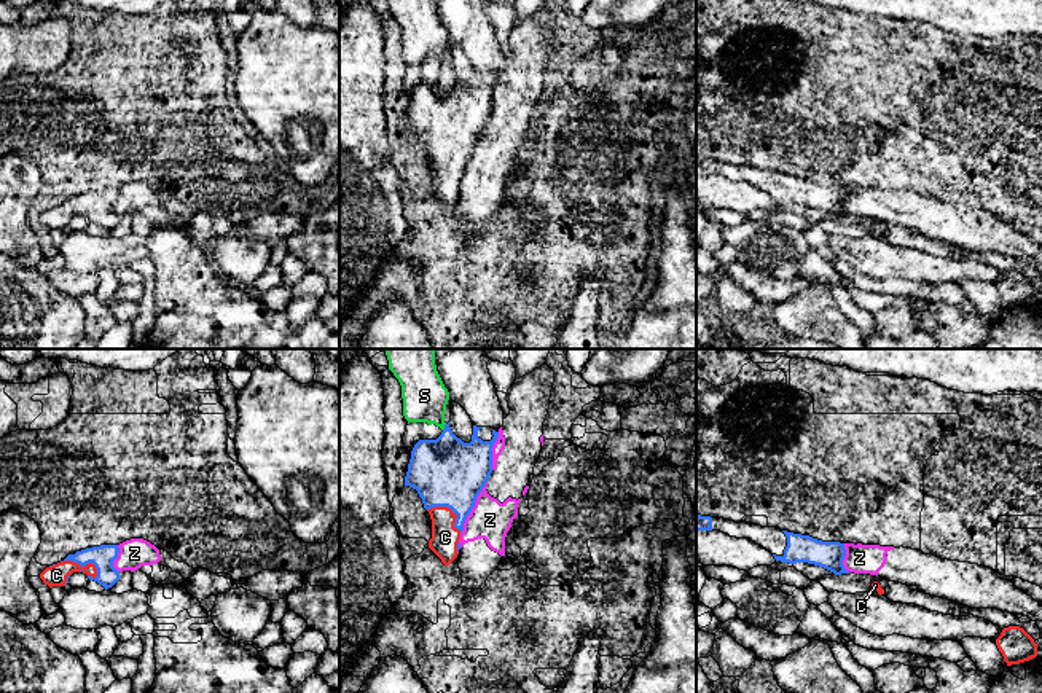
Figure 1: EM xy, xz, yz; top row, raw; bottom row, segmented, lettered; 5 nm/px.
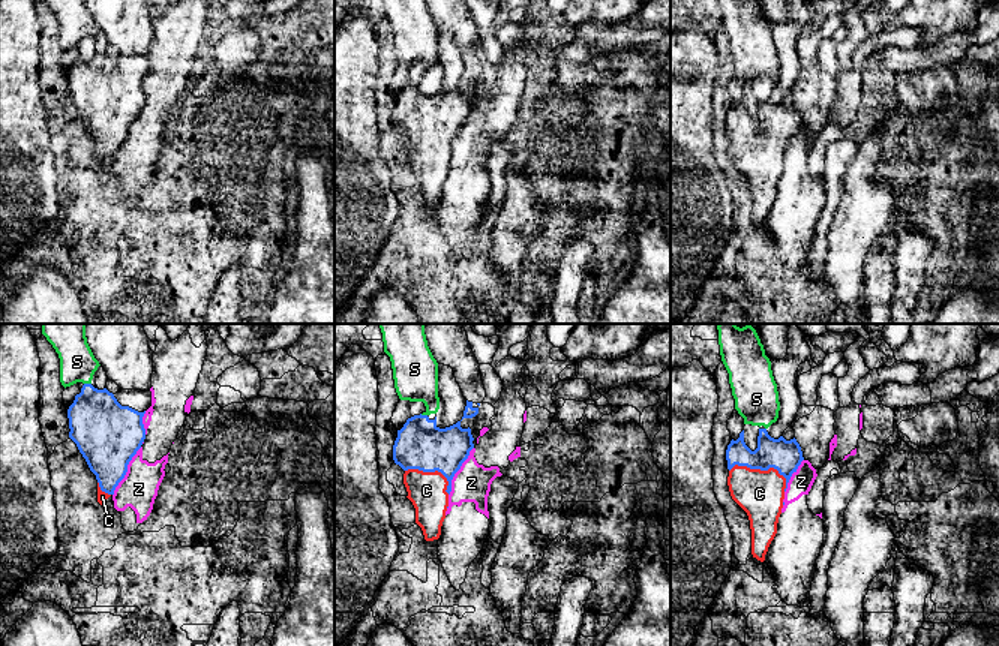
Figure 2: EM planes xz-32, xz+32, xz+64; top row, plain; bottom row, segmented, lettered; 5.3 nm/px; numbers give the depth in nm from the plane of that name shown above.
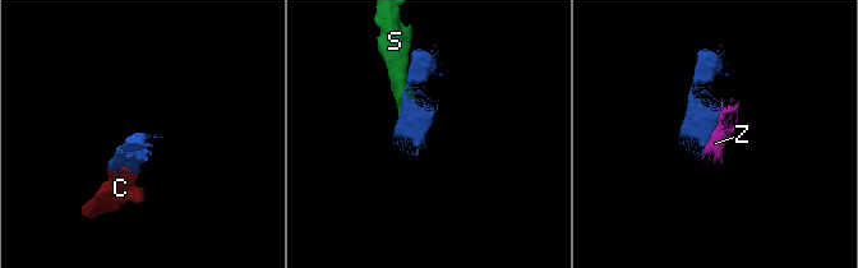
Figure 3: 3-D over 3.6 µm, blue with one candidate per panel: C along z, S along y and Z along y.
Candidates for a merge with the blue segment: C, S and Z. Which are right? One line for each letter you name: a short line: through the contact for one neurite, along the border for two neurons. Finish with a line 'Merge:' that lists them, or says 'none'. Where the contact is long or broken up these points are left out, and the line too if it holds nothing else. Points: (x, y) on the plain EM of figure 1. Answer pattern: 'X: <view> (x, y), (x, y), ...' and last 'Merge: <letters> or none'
Merge: C

